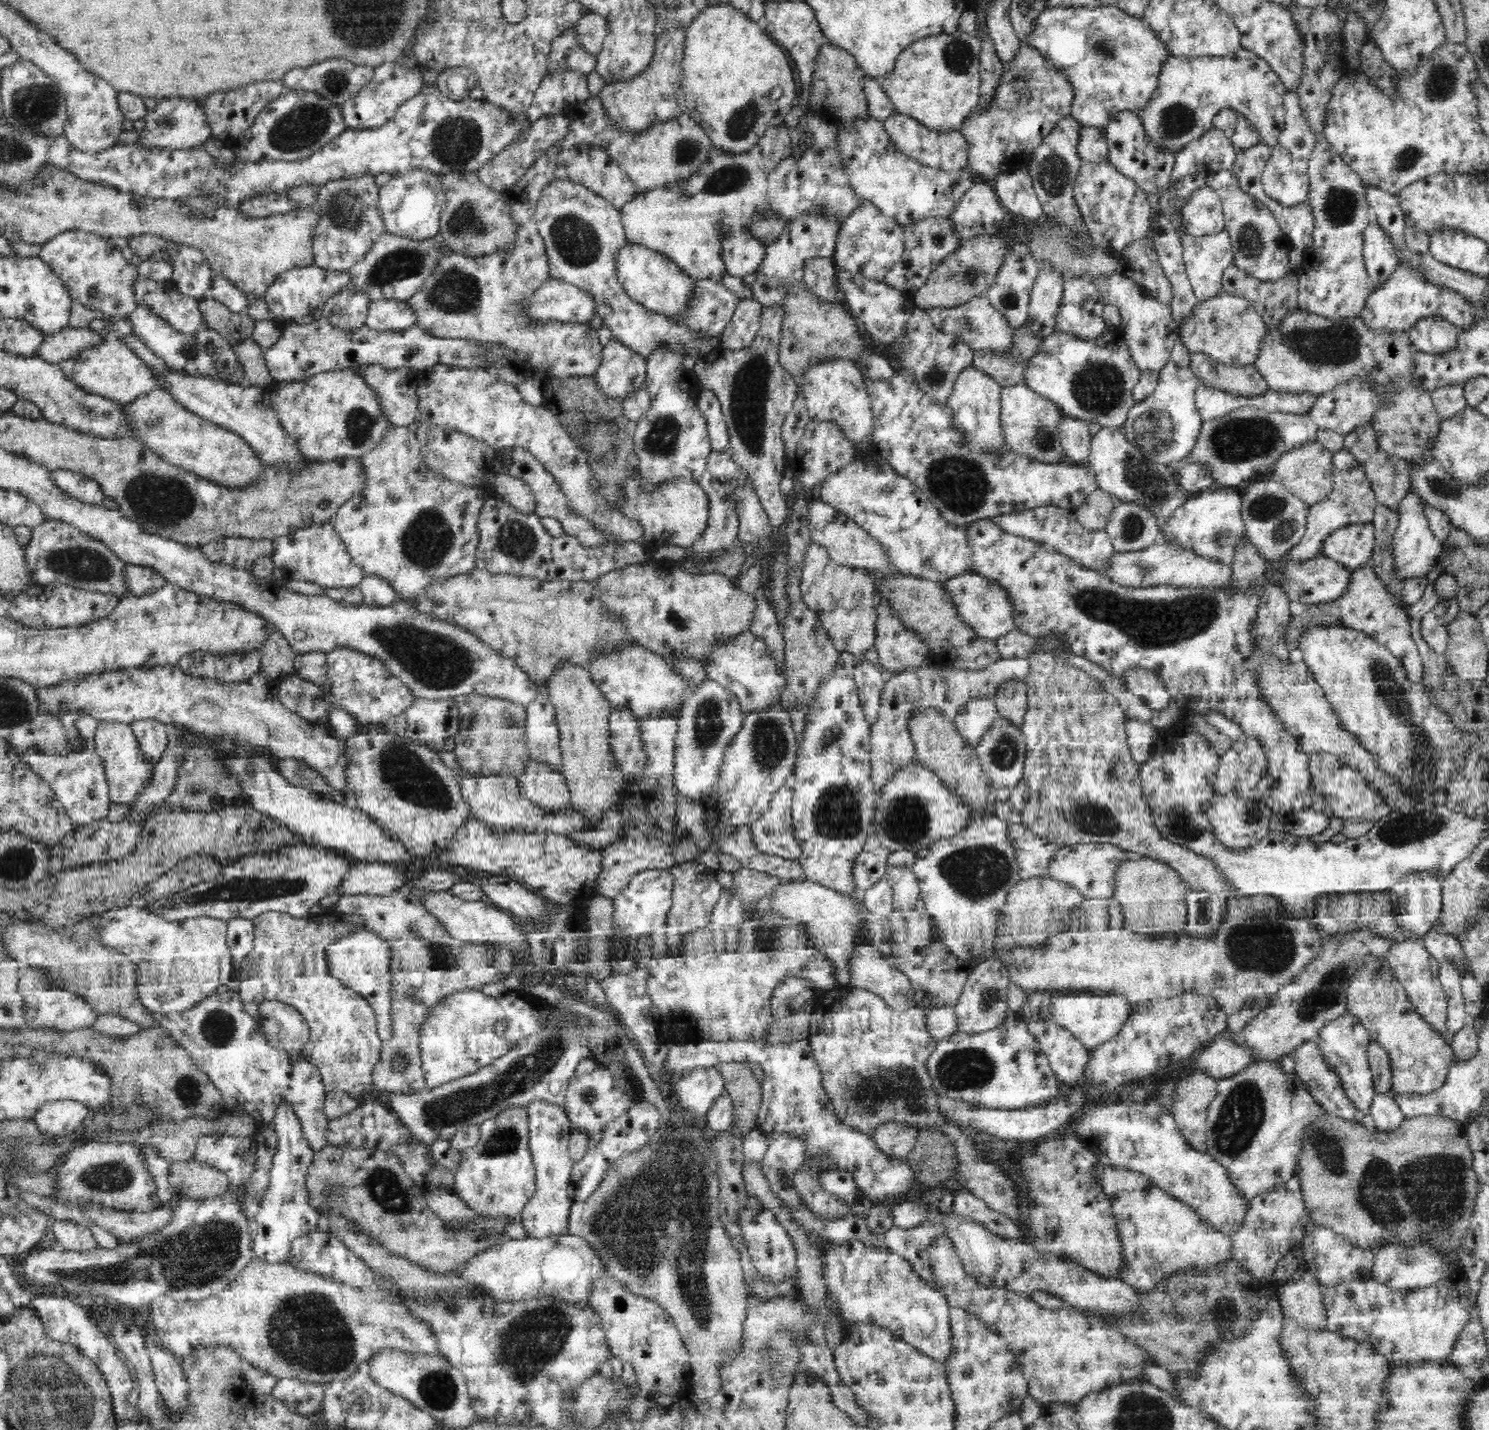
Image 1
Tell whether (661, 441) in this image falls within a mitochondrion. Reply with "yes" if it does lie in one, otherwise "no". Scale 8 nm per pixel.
yes

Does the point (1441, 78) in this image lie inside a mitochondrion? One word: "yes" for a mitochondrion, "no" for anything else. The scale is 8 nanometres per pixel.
yes

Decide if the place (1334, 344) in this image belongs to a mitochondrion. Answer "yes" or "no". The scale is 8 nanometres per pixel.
yes

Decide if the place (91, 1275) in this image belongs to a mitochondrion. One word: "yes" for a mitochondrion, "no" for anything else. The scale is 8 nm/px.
yes

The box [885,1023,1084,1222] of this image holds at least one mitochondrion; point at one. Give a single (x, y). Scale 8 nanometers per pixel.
(961, 1069)

